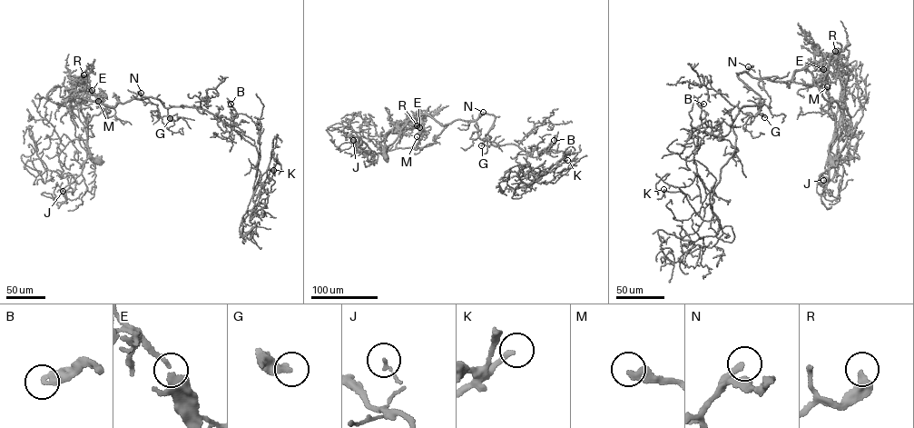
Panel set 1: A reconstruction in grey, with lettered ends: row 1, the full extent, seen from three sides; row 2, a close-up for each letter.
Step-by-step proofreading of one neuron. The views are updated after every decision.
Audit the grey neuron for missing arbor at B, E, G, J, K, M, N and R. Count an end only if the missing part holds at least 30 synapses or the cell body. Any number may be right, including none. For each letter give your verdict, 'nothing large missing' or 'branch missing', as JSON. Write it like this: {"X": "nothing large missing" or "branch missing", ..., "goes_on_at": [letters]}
{"B": "nothing large missing", "E": "branch missing", "G": "nothing large missing", "J": "nothing large missing", "K": "branch missing", "M": "branch missing", "N": "nothing large missing", "R": "branch missing", "goes_on_at": ["E", "K", "M", "R"]}

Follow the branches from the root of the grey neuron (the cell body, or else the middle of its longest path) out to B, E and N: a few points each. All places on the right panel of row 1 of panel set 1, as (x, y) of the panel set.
B: (835, 163), (829, 94), (806, 68), (789, 87), (738, 74), (762, 104), (740, 108), (723, 136), (703, 104)
E: (835, 163), (829, 152), (836, 130), (829, 94), (813, 81), (812, 74), (807, 67), (816, 62), (823, 69)
N: (835, 163), (829, 152), (834, 116), (812, 73), (793, 72), (789, 87), (752, 77), (748, 66)

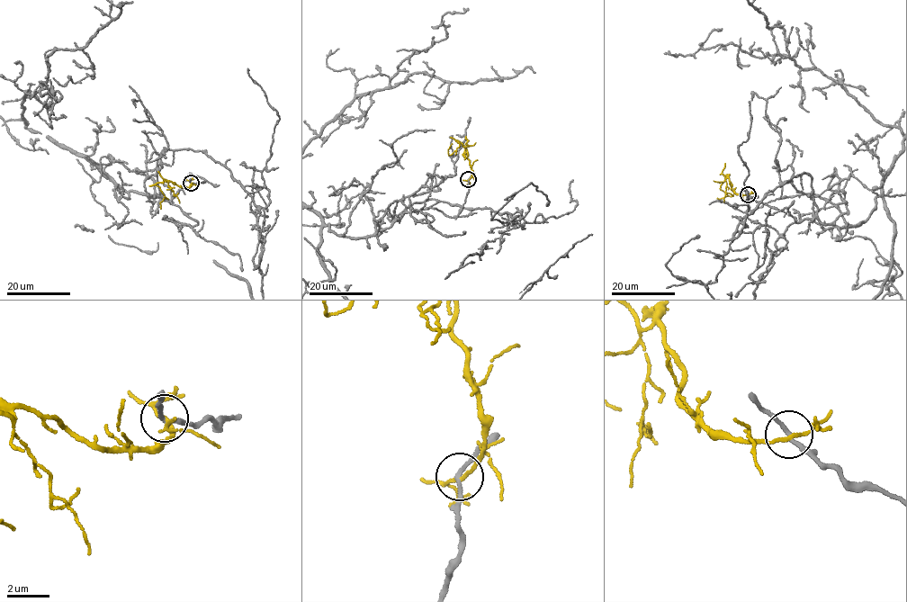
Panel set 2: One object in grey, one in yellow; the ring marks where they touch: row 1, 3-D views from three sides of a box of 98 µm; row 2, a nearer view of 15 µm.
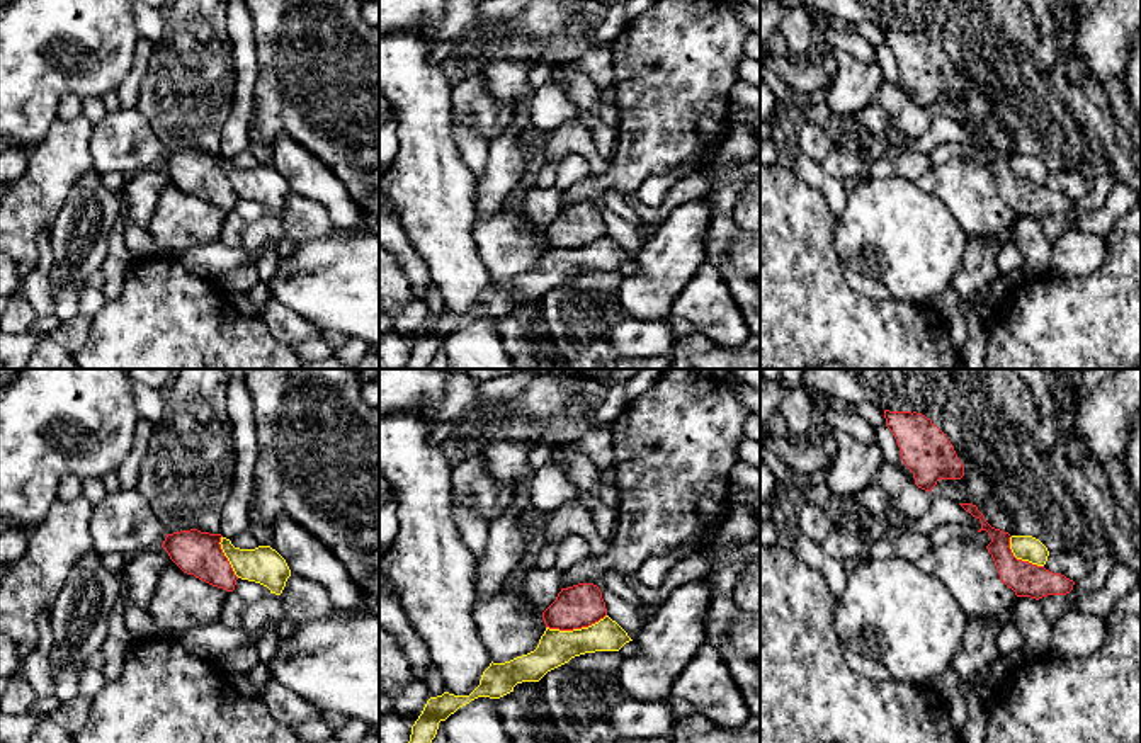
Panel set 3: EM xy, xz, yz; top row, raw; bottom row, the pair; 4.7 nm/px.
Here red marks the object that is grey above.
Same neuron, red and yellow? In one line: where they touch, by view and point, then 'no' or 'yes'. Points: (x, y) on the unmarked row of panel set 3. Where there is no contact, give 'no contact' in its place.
xz (575, 247) | no

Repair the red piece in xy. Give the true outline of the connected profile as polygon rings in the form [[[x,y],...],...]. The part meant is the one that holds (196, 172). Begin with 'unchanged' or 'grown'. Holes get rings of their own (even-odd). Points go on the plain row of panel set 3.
unchanged; [[[197,148],[167,153],[162,167],[170,179],[187,194],[233,211],[238,196],[221,168],[221,153],[201,151]]]

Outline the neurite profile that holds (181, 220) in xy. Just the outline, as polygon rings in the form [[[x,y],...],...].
[[[170,180],[146,226],[155,243],[155,255],[179,257],[190,247],[218,241],[228,213],[184,192]]]

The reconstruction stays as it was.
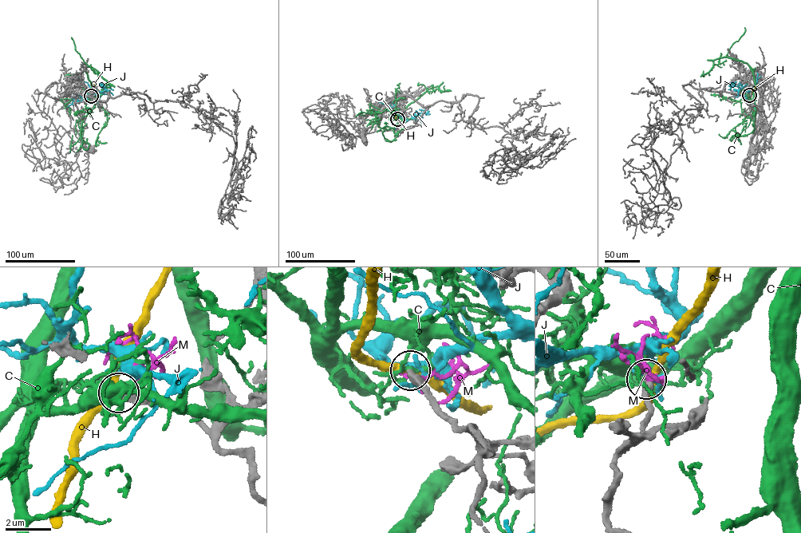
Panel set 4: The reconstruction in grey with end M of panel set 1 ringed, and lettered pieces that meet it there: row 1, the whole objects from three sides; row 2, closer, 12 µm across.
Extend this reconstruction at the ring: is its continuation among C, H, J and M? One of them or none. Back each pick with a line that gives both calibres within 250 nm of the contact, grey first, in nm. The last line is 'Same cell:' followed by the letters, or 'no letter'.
Same cell: no letter

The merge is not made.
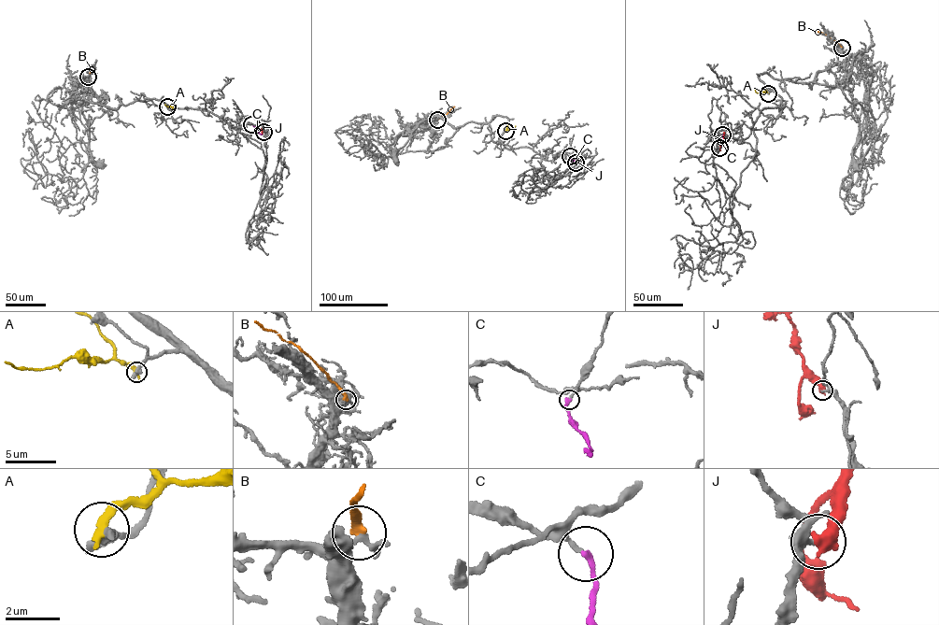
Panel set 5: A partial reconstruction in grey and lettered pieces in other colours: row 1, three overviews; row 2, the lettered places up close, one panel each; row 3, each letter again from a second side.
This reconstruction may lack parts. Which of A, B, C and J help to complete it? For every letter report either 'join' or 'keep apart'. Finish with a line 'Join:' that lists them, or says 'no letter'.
A: keep apart
B: keep apart
C: join
J: keep apart
Join: C

